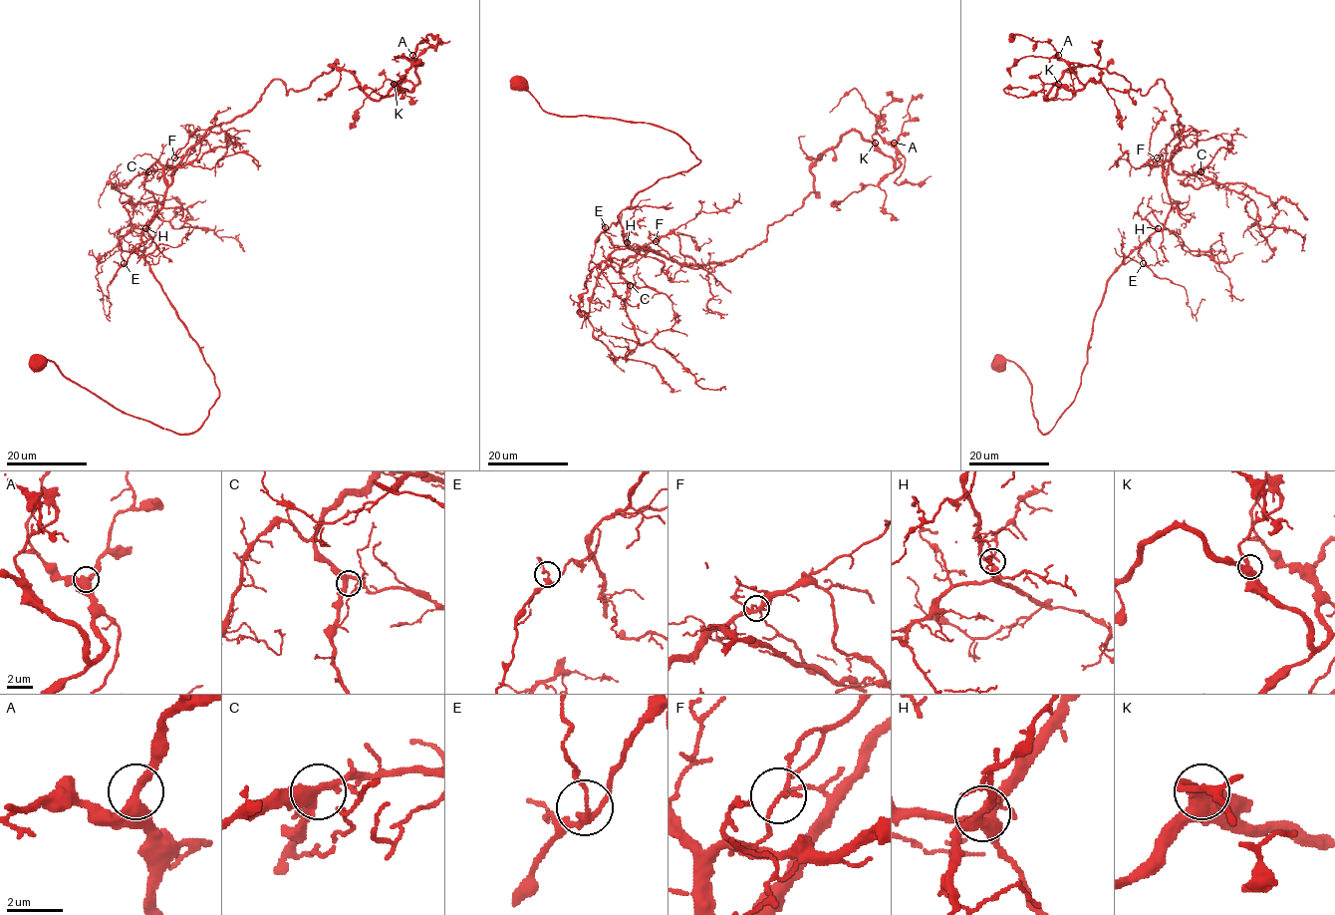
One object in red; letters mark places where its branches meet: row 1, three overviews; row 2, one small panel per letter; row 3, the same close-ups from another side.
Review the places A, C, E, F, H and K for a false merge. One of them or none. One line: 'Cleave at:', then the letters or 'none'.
Cleave at: F

